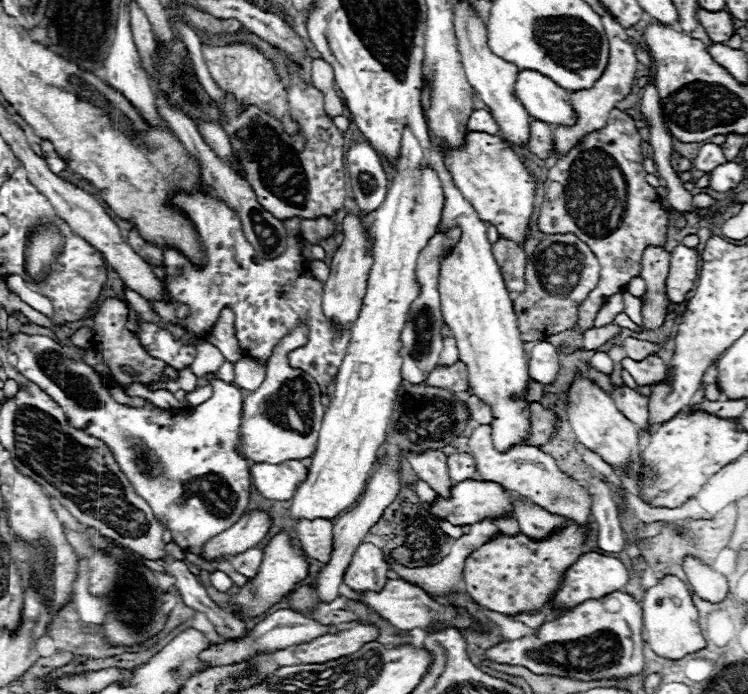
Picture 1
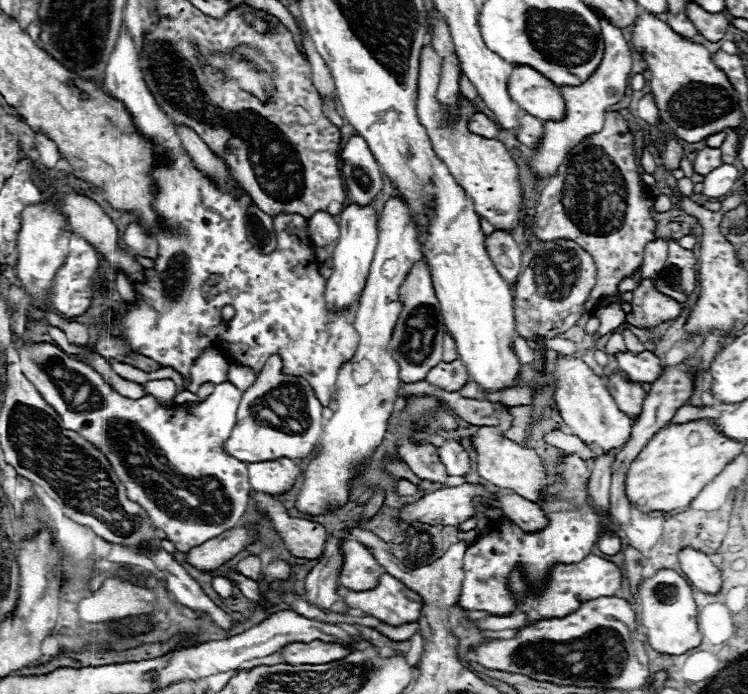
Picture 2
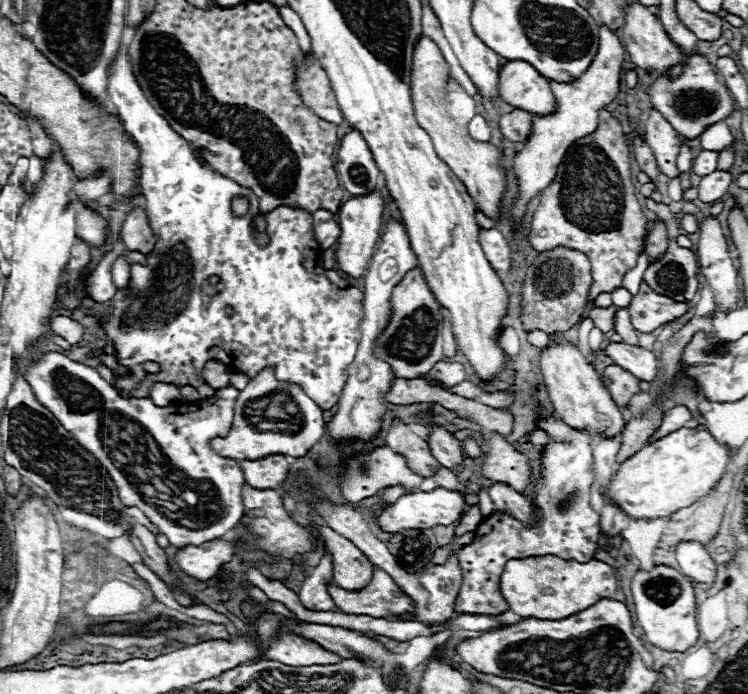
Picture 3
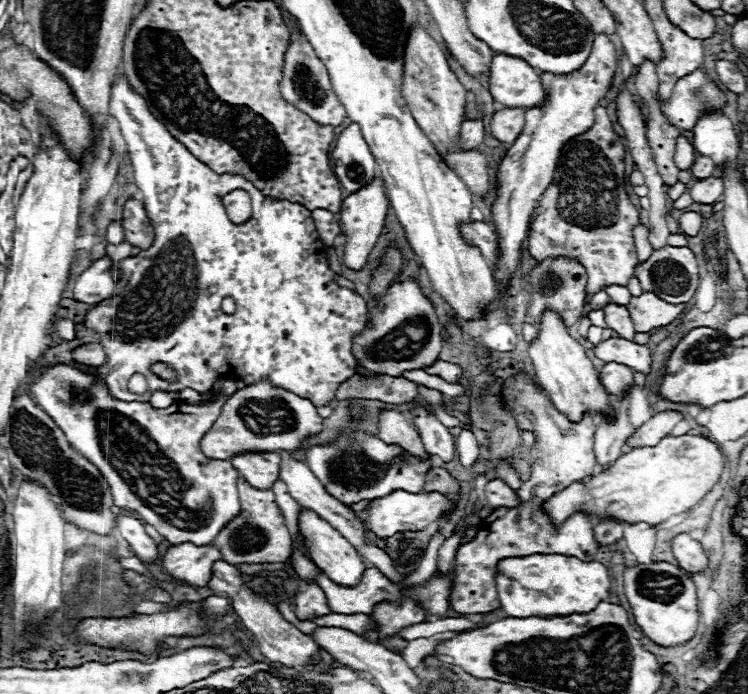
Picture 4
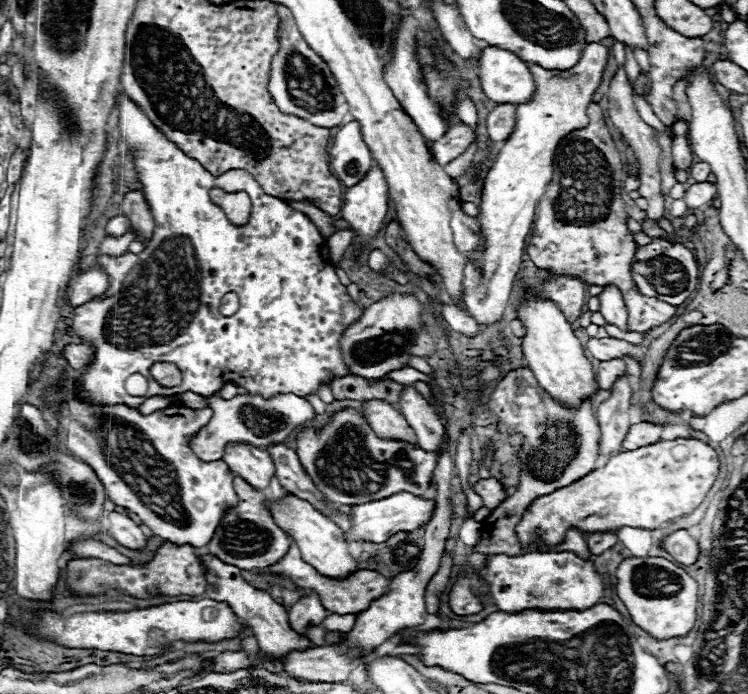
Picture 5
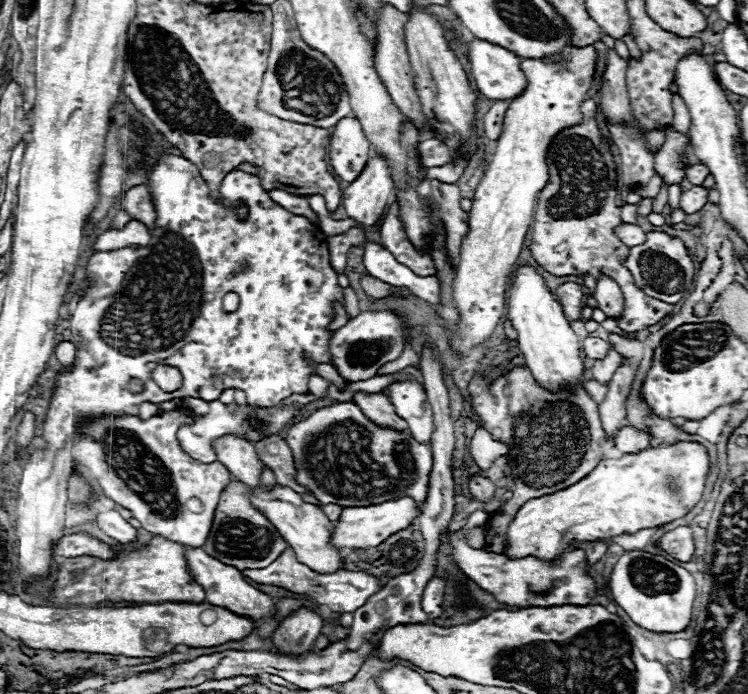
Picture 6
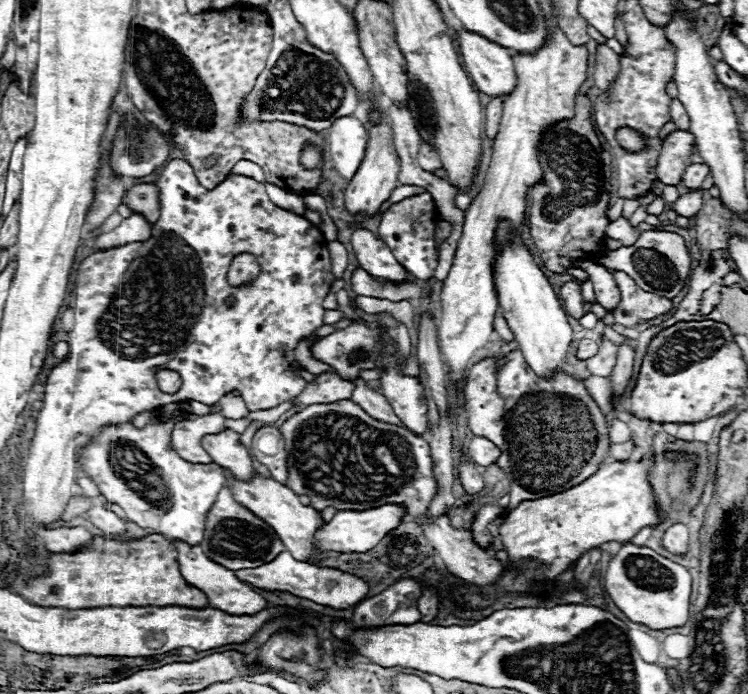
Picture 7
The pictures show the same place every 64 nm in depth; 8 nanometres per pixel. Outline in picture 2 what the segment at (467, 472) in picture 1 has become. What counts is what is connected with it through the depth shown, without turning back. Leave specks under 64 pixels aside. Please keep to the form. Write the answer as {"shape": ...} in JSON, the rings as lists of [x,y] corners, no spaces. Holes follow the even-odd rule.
{"shape":[[[448,440],[444,446],[438,446],[438,454],[440,454],[440,460],[446,466],[446,472],[450,476],[462,478],[470,472],[470,456],[462,448],[462,444]]]}

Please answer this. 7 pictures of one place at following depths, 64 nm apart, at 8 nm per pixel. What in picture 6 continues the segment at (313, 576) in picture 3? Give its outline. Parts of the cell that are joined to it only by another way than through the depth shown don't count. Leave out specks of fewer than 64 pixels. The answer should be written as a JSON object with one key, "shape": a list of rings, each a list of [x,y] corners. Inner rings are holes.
{"shape":[[[302,606],[286,616],[274,634],[274,648],[282,654],[304,654],[316,650],[312,644],[322,630],[322,616],[310,606]]]}

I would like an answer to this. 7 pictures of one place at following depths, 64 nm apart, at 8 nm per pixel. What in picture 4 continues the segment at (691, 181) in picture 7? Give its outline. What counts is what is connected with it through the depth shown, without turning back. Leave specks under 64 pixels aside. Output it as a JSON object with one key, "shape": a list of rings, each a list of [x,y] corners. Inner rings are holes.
{"shape":[[[698,156],[698,158],[694,160],[690,172],[692,172],[698,180],[712,176],[712,172],[714,172],[714,162],[712,162],[712,158],[708,158],[708,156]]]}

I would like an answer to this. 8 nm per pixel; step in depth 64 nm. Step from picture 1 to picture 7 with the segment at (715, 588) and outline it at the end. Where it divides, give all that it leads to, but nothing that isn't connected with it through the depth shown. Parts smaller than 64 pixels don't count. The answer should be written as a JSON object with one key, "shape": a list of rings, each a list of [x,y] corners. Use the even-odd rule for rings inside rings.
{"shape":[[[674,524],[664,532],[662,538],[662,546],[674,554],[674,556],[682,556],[688,552],[688,526],[686,524]]]}

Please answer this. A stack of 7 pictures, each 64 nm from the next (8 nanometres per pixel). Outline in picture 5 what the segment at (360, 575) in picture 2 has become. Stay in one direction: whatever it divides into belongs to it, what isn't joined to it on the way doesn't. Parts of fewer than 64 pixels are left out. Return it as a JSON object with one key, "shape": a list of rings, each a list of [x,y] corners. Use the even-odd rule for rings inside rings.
{"shape":[[[288,494],[284,502],[280,502],[280,504],[270,502],[268,506],[270,506],[270,512],[272,512],[276,524],[296,540],[296,544],[302,552],[302,558],[308,564],[312,564],[320,574],[330,576],[330,578],[348,578],[350,574],[354,574],[358,570],[356,560],[348,552],[348,542],[344,540],[342,530],[332,520],[322,516],[312,504]]]}

